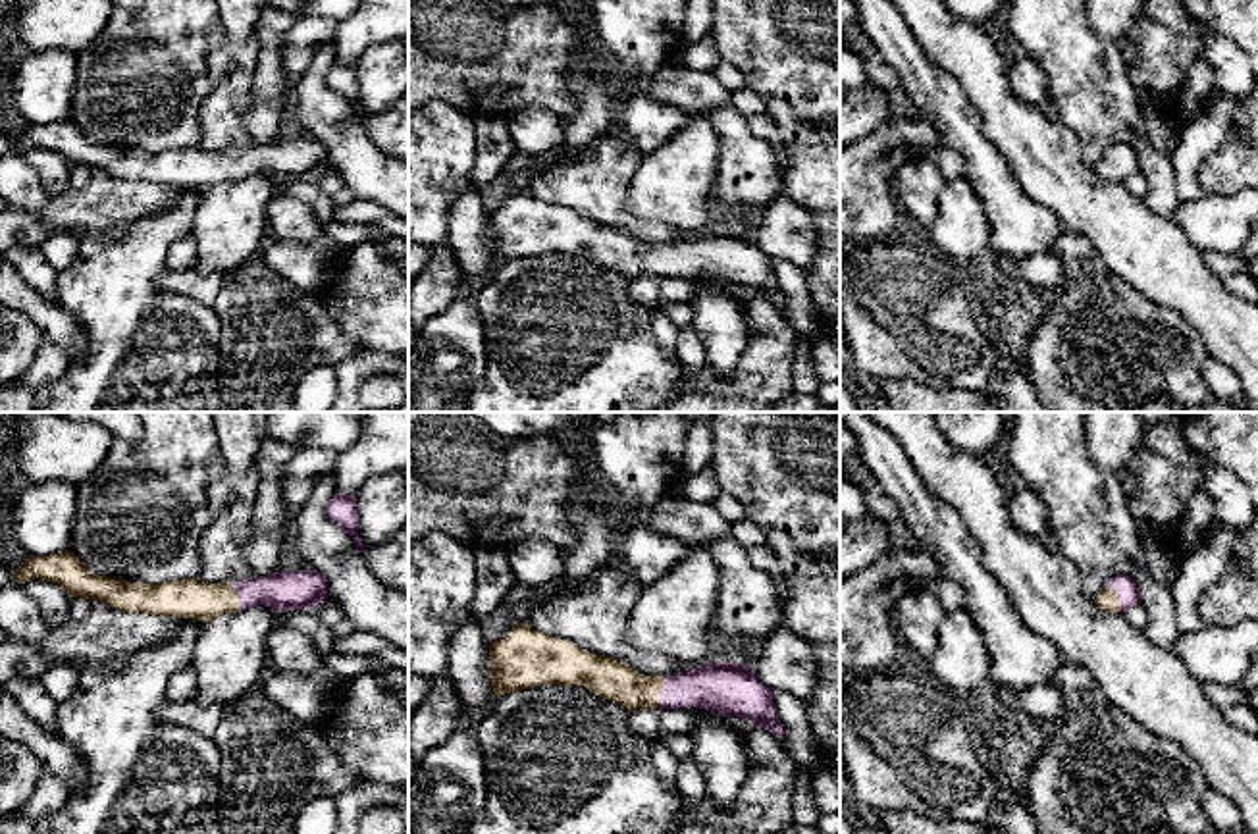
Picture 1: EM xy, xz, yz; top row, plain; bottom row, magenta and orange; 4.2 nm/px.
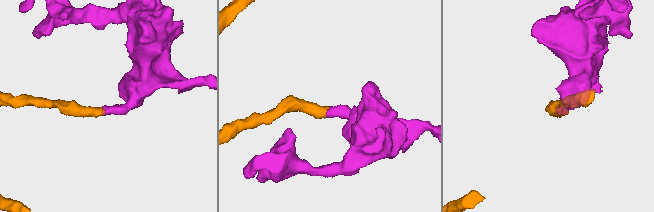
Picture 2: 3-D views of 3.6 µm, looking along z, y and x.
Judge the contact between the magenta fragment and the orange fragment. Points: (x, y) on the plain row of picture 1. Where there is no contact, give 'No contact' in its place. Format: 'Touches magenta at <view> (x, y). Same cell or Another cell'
Touches magenta at xy (237, 162). Same cell

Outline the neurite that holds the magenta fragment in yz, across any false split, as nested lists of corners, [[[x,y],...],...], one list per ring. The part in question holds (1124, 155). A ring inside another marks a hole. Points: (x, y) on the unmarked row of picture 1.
[[[1119,143],[1100,158],[1094,171],[1108,181],[1125,181],[1133,173],[1140,171],[1140,162],[1131,144]]]

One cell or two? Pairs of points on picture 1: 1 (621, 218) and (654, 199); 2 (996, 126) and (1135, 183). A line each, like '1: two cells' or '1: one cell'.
1: two cells
2: two cells

